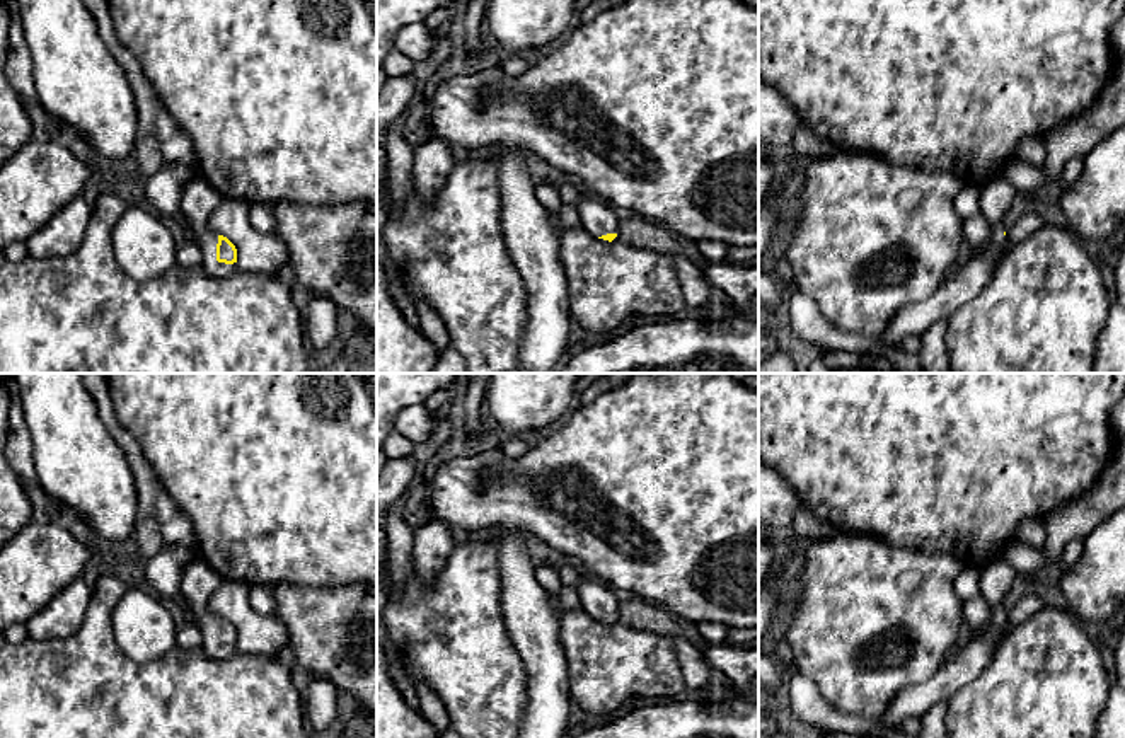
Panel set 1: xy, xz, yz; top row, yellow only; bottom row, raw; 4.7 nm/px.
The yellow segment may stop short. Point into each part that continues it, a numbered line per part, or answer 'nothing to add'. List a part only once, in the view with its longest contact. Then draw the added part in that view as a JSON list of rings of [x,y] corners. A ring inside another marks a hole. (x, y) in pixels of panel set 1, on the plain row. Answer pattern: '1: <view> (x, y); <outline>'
1: xy (208, 622); [[[206,607],[194,610],[194,614],[199,619],[199,627],[203,634],[201,648],[205,649],[205,653],[213,660],[227,660],[234,656],[237,653],[237,644],[225,646],[216,643],[218,617],[210,614]]]

